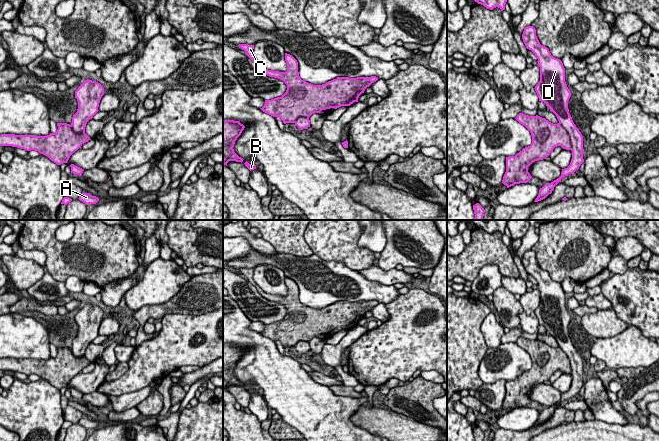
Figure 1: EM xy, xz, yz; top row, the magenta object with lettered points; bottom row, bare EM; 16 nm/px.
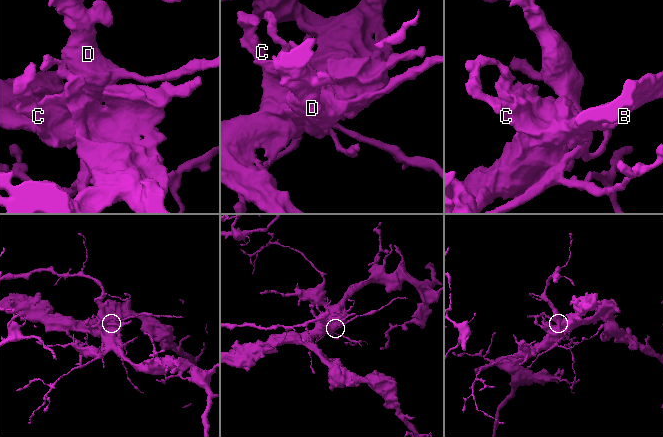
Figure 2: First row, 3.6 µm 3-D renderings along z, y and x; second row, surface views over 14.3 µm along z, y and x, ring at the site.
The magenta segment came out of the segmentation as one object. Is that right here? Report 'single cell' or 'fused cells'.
fused cells

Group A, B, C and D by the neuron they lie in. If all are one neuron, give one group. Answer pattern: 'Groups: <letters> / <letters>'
Groups: A D / B C

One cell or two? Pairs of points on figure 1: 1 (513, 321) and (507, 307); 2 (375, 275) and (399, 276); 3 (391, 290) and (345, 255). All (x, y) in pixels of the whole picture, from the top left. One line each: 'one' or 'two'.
1: one
2: one
3: two

